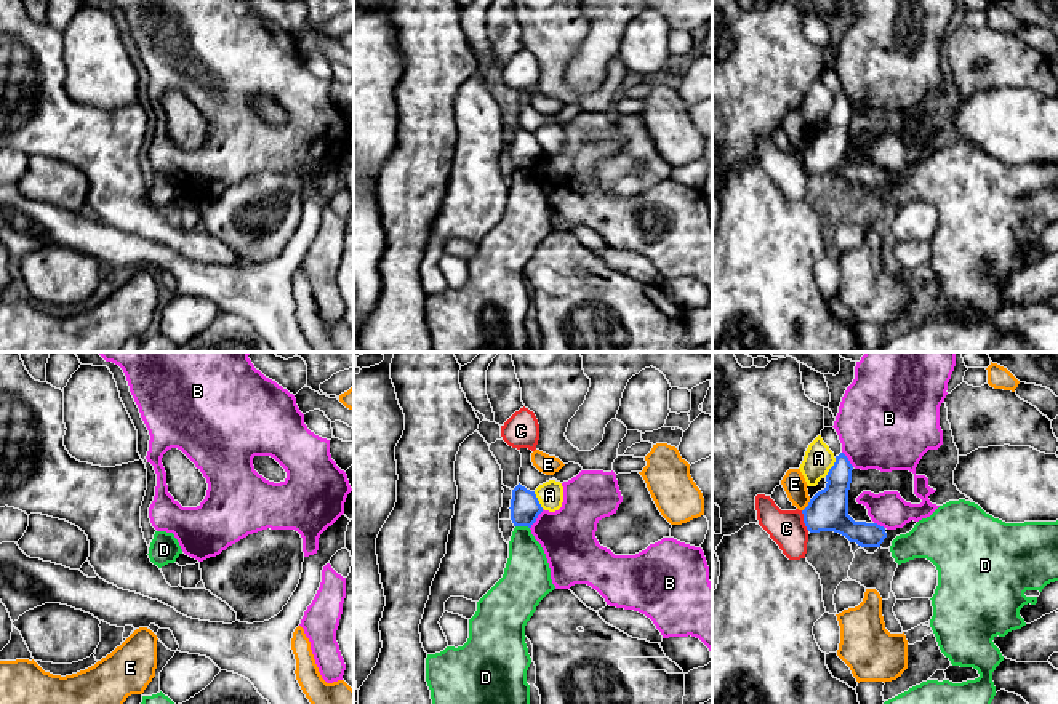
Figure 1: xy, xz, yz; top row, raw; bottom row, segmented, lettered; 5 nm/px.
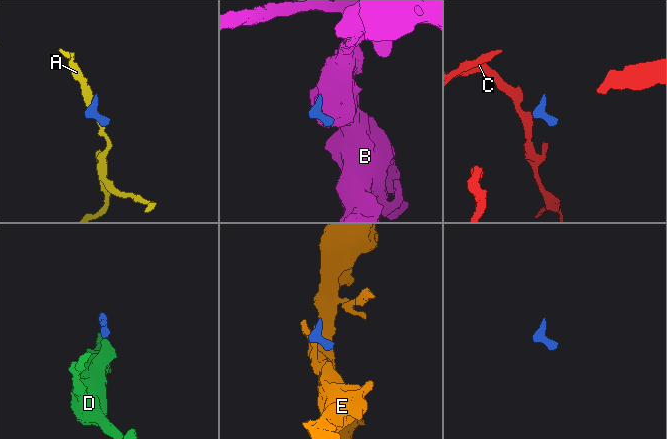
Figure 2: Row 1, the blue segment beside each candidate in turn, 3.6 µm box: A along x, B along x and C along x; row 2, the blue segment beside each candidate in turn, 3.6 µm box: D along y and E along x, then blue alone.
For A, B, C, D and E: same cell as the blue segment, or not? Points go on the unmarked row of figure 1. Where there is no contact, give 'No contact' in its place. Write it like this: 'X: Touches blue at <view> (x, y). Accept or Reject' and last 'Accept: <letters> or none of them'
A: Touches blue at yz (831, 109). Reject
B: Touches blue at xz (537, 159). Reject
C: Touches blue at yz (804, 162). Reject
D: Touches blue at xz (522, 167). Reject
E: Touches blue at yz (807, 148). Reject
Accept: none of them

